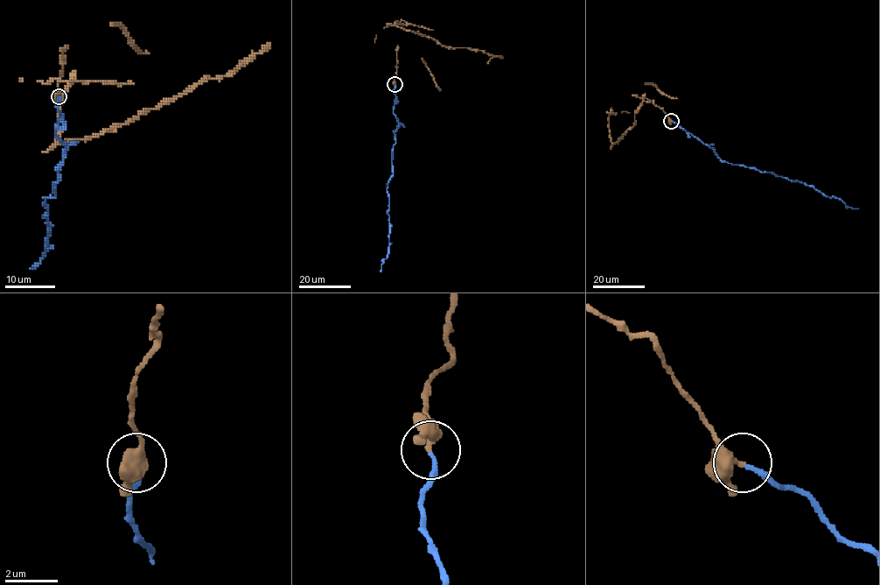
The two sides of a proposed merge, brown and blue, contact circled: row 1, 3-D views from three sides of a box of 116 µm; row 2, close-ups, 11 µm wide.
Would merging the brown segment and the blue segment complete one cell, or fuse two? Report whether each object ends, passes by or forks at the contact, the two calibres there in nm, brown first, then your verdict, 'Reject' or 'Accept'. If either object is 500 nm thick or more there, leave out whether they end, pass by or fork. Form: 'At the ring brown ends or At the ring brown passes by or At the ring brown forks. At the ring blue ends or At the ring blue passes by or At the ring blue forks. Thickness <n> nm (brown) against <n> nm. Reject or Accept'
At the ring brown passes by. At the ring blue ends. Thickness 360 nm (brown) against 190 nm. Reject

